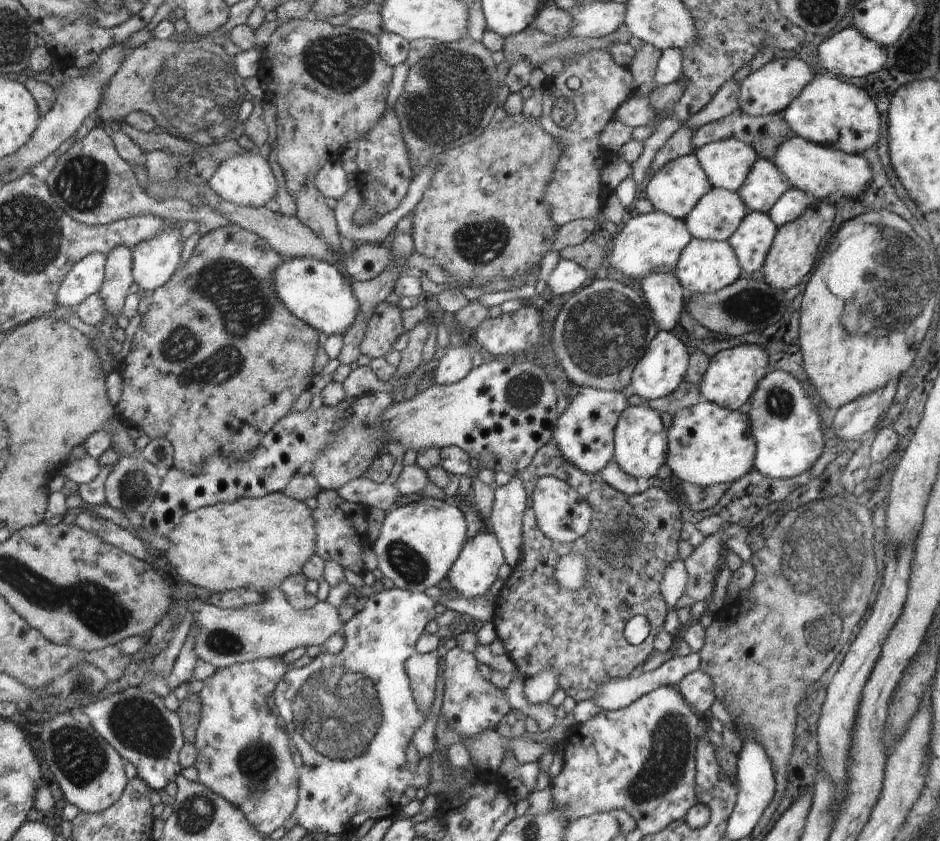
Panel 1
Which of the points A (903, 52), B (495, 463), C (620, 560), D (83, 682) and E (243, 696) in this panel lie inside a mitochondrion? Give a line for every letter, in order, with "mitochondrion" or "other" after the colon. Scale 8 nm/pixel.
A: other
B: other
C: mitochondrion
D: mitochondrion
E: other

